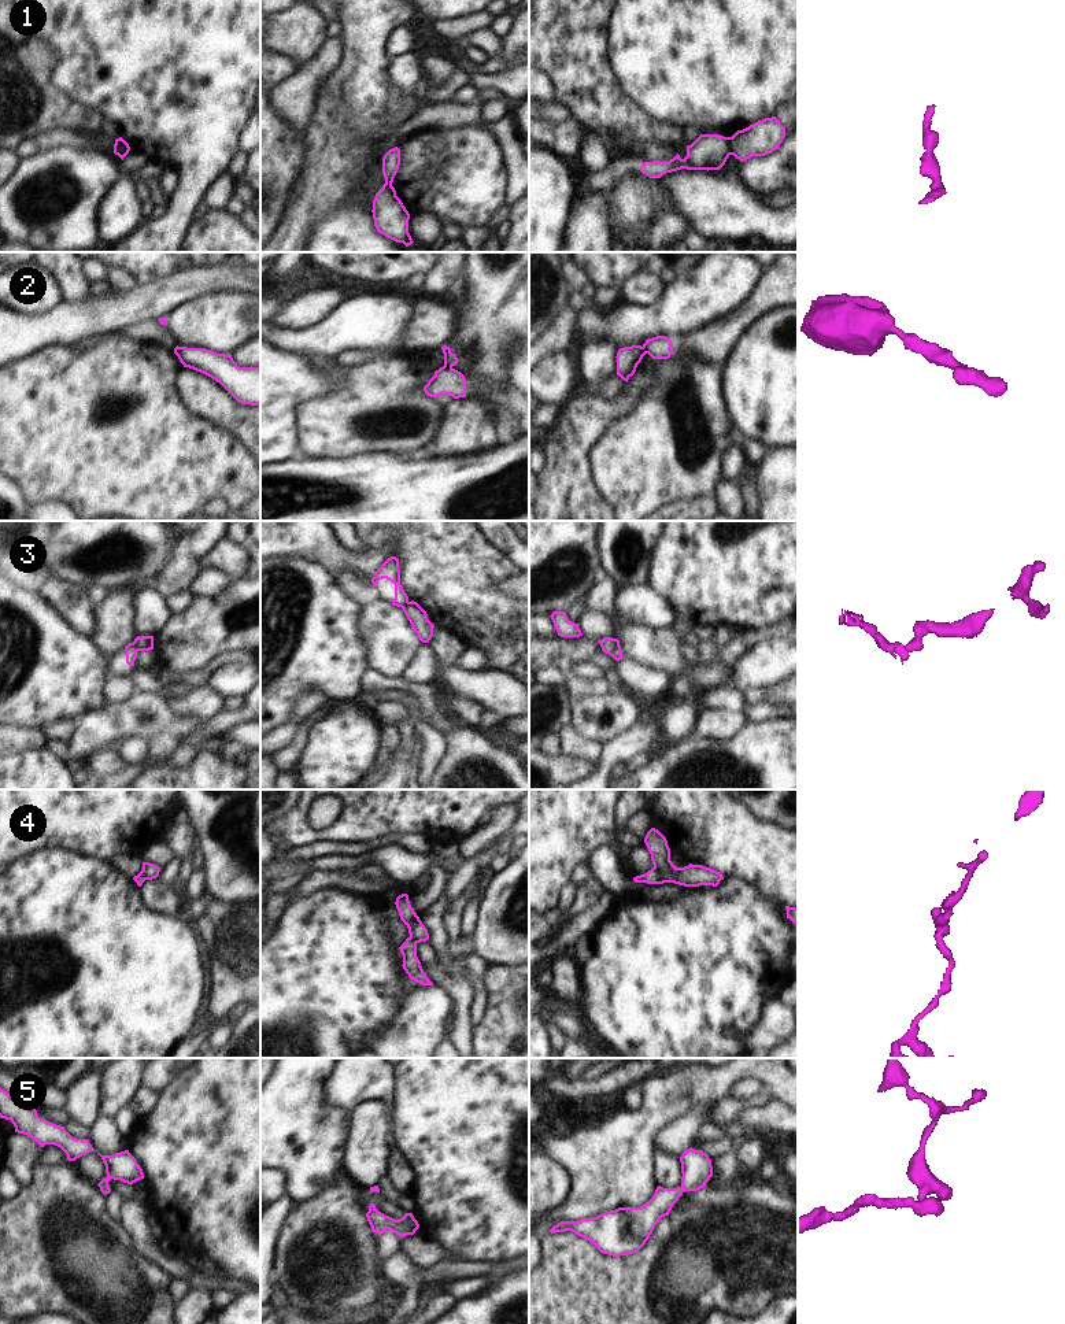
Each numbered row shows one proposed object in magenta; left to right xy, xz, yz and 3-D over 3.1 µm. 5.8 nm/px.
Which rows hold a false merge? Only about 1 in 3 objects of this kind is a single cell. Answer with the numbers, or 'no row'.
1, 2, 3, 4

